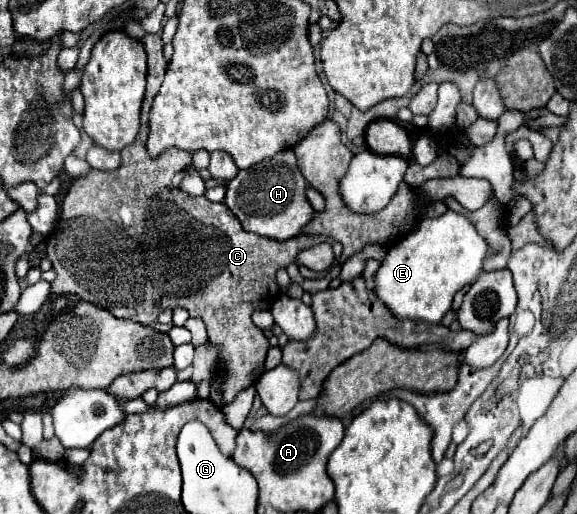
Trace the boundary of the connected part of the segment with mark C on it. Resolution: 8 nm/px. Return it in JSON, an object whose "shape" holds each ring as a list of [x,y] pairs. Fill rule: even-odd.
{"shape":[[[145,35],[143,47],[147,51],[147,89],[145,99],[141,107],[141,127],[135,143],[121,149],[121,165],[113,171],[91,171],[85,179],[77,179],[63,205],[61,205],[61,217],[47,237],[47,257],[53,263],[53,269],[57,271],[57,279],[51,283],[55,295],[75,295],[77,299],[89,301],[93,305],[99,305],[107,311],[111,311],[119,319],[131,319],[139,321],[143,325],[153,325],[157,321],[157,315],[165,309],[183,307],[191,313],[191,317],[203,317],[207,325],[209,339],[221,347],[219,355],[219,373],[225,377],[223,385],[223,403],[231,403],[235,395],[241,390],[254,385],[255,369],[259,369],[265,363],[269,341],[263,335],[263,331],[251,321],[251,313],[255,309],[271,309],[275,299],[279,297],[279,285],[275,281],[275,275],[281,267],[287,267],[291,261],[295,261],[295,255],[301,249],[309,249],[320,243],[331,243],[335,251],[335,259],[339,259],[341,243],[325,237],[325,235],[297,235],[287,241],[273,241],[267,237],[259,237],[255,233],[243,231],[239,219],[231,213],[231,209],[225,203],[213,203],[205,195],[191,197],[183,193],[179,187],[171,185],[173,175],[183,171],[191,165],[191,151],[183,149],[167,149],[157,159],[151,159],[145,151],[145,139],[147,139],[147,113],[151,109],[153,97],[159,91],[163,83],[163,75],[167,69],[167,61],[163,59],[163,41],[155,35]],[[111,199],[131,199],[131,203],[137,203],[139,207],[139,219],[133,219],[127,227],[119,227],[123,231],[123,239],[127,239],[127,259],[139,259],[139,271],[143,271],[141,279],[129,279],[129,273],[109,273],[109,269],[95,269],[95,231],[103,231],[103,227],[95,227],[99,219],[107,219],[103,211],[107,211],[107,203]]]}

